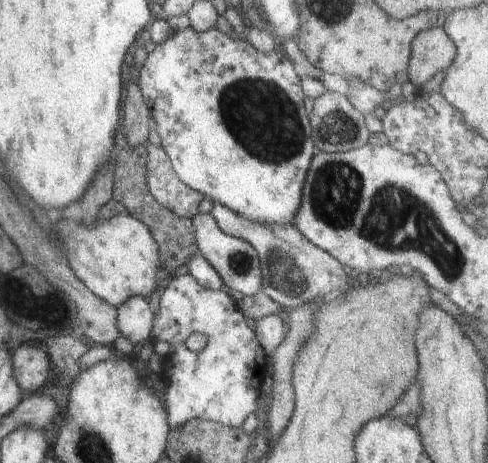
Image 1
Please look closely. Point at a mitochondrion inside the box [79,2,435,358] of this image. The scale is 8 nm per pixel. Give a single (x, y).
(262, 116)

